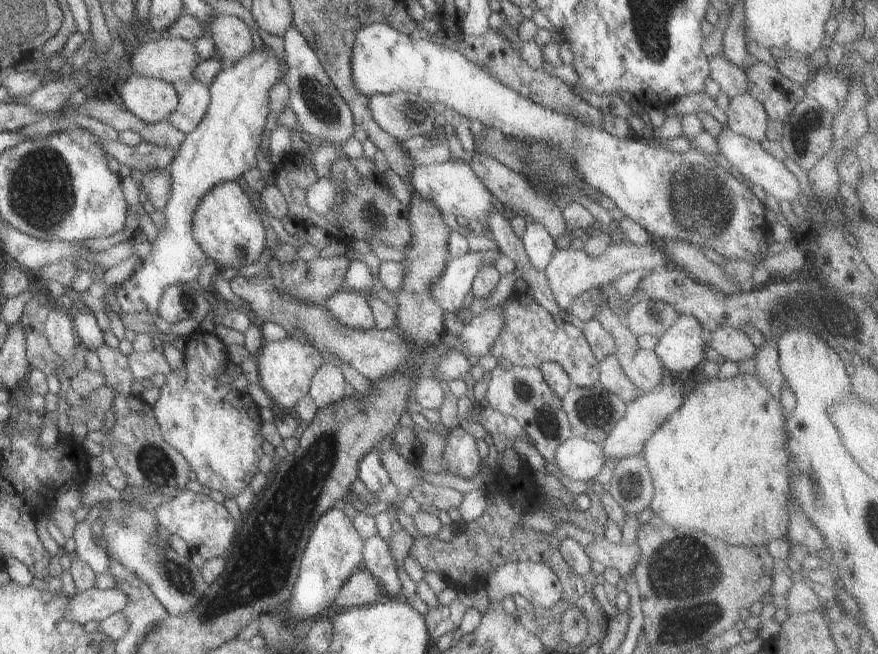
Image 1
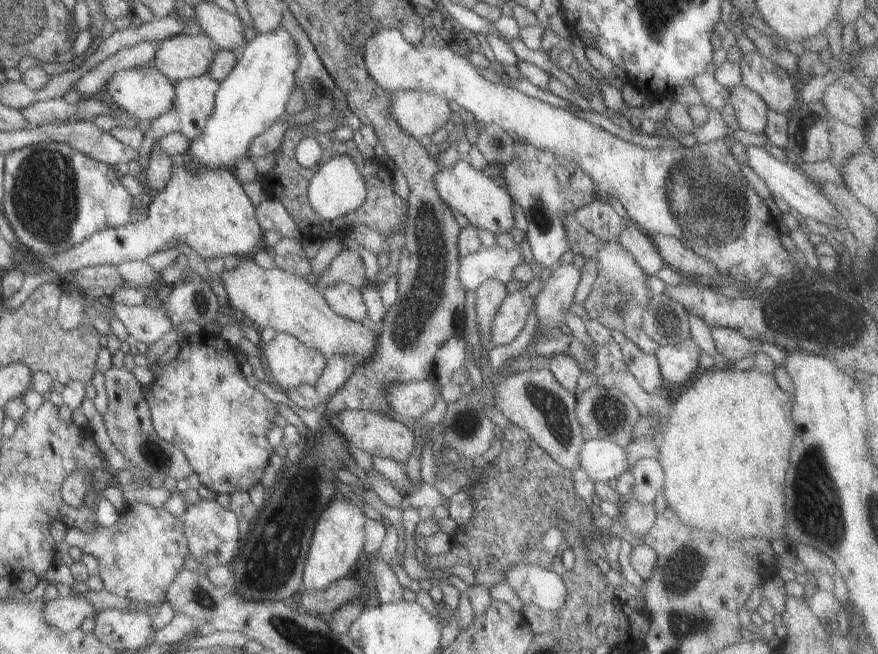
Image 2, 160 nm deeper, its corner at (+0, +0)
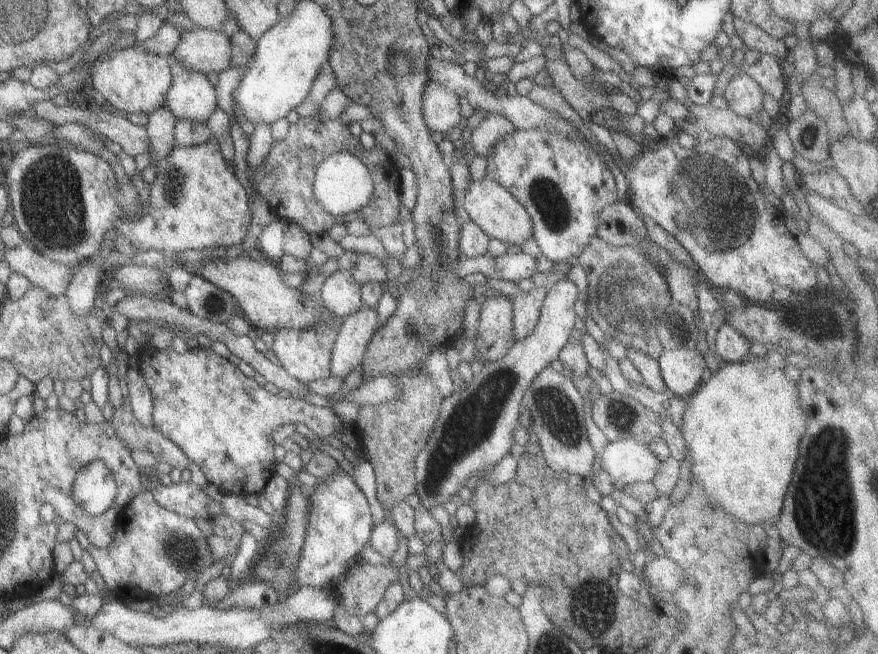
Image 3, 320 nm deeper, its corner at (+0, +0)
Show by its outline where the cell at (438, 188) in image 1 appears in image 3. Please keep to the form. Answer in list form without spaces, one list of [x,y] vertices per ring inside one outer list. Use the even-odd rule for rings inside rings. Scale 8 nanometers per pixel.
[[[489,178],[481,180],[468,179],[465,192],[460,194],[455,205],[462,207],[473,222],[488,239],[496,239],[506,245],[520,245],[523,240],[531,237],[531,220],[513,196],[499,184]]]

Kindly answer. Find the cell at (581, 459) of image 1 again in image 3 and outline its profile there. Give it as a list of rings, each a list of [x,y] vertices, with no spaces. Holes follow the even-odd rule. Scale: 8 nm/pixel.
[[[635,440],[608,441],[599,453],[595,453],[595,465],[603,470],[611,480],[621,480],[624,485],[632,483],[649,483],[659,467],[659,460],[649,452],[645,443]]]

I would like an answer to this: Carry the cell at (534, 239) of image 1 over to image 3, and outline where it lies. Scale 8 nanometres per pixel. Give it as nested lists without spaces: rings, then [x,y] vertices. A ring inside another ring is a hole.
[[[517,130],[494,142],[491,154],[486,156],[485,177],[505,188],[531,220],[531,238],[541,256],[551,262],[577,257],[584,251],[591,236],[596,236],[597,212],[607,204],[617,201],[612,174],[603,164],[596,145],[592,141],[575,142],[563,136],[555,136],[543,130]]]

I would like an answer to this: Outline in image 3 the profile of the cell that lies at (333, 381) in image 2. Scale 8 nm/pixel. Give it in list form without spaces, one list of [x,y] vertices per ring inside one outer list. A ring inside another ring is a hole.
[[[363,305],[357,312],[342,319],[343,323],[333,340],[329,360],[329,377],[341,379],[361,363],[365,346],[371,339],[372,332],[378,328],[374,308],[365,308]]]

